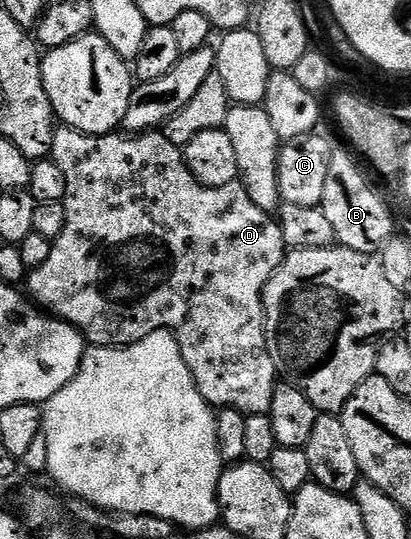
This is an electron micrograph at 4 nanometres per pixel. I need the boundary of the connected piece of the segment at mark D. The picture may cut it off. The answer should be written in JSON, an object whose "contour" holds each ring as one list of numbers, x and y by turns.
{"contour":[[58,125,53,132,53,153,51,161,63,168,67,180,65,189,65,227,58,238,52,239,51,256,43,264,32,267,27,274,27,294,42,311,52,317,69,322,76,328,86,343,93,346,129,346,139,336,156,330,168,330,177,339,183,352,183,360,195,380,202,396,214,408,232,408,242,412,264,414,269,408,271,382,265,378,256,378,253,374,237,375,237,346,265,345,265,285,267,280,279,268,285,258,287,247,283,240,280,221,270,211,259,208,251,196,247,196,240,181,219,188,199,184,193,173,187,168,182,147,171,144,164,132,146,132,130,136,125,132,111,134,84,134,72,126]]}

